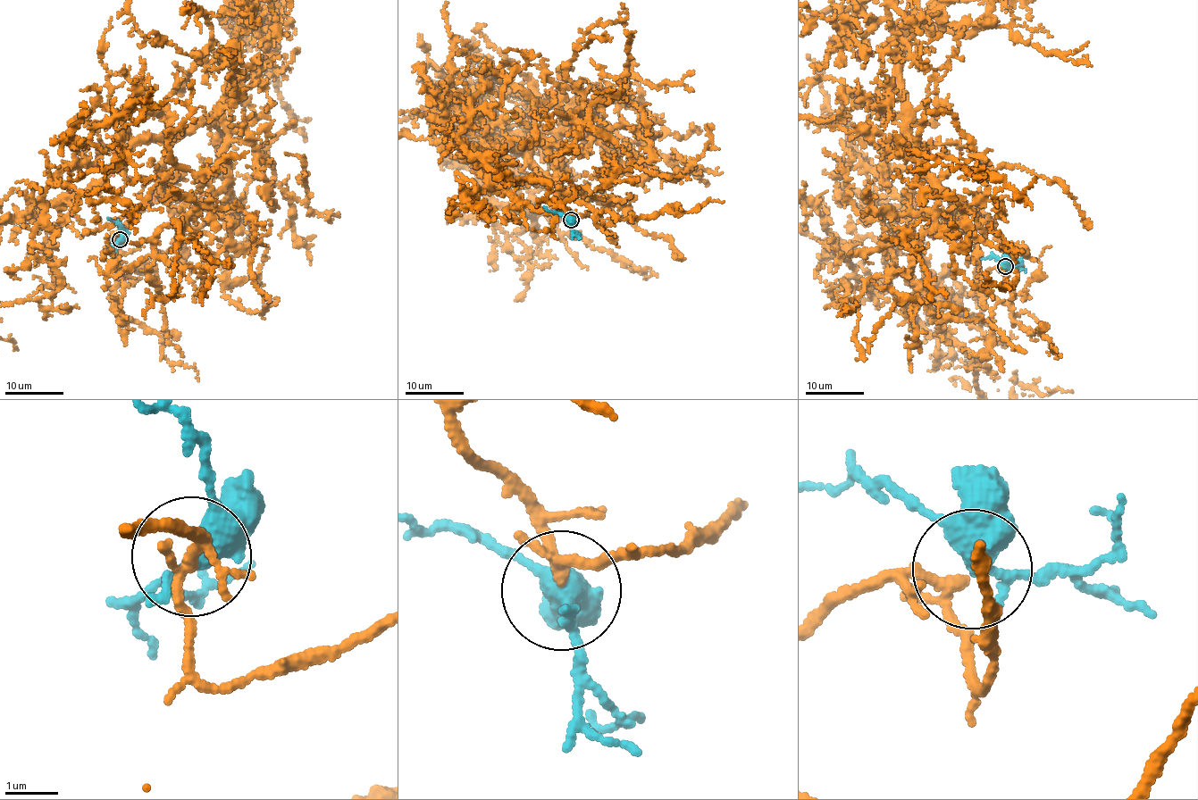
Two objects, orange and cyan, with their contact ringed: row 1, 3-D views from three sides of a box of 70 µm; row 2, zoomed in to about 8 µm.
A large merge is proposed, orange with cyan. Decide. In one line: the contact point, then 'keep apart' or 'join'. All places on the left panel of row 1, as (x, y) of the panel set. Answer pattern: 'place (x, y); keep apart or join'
place (120, 239); join

